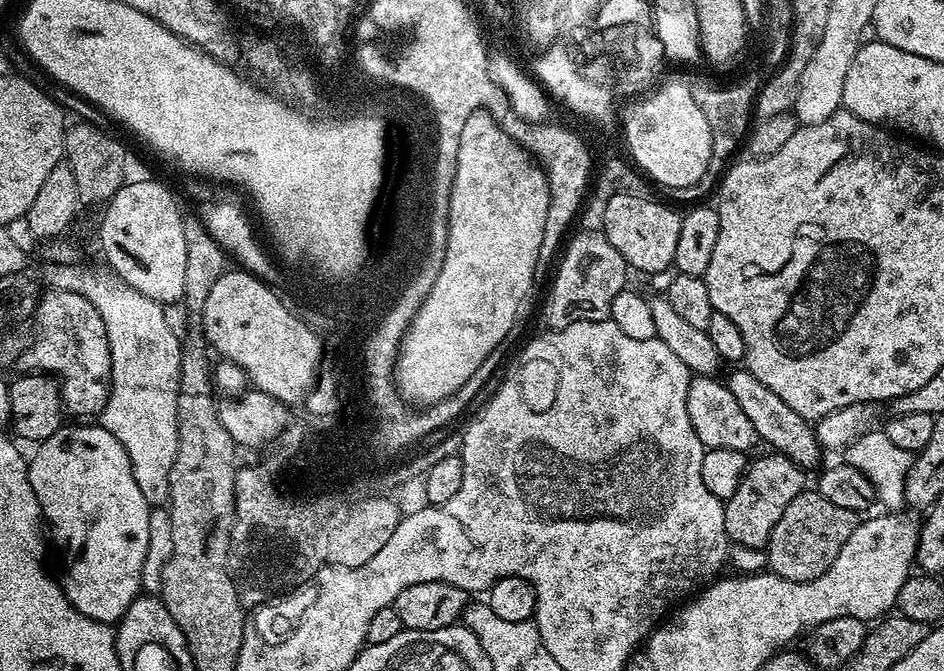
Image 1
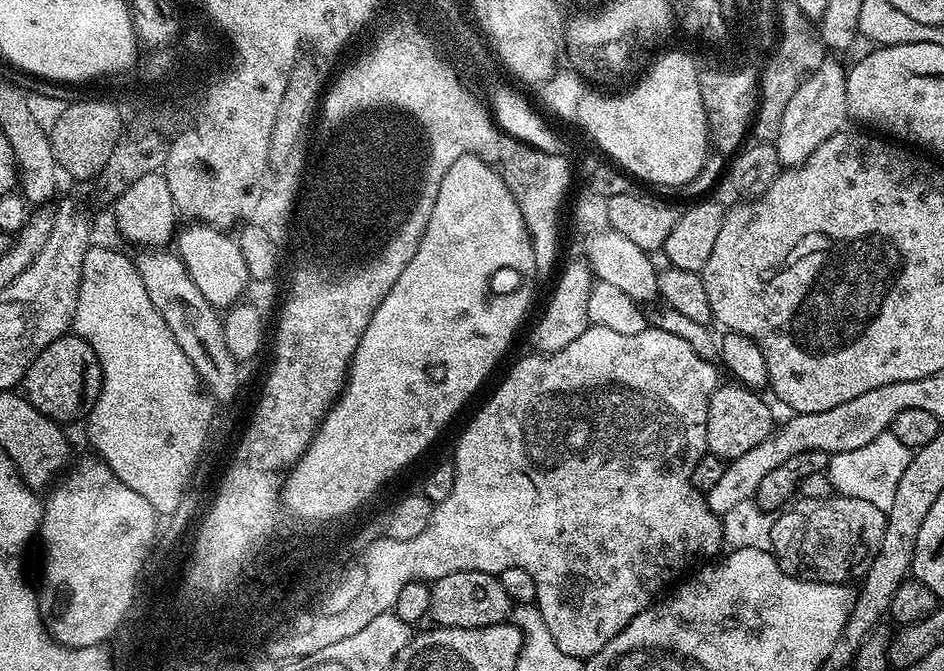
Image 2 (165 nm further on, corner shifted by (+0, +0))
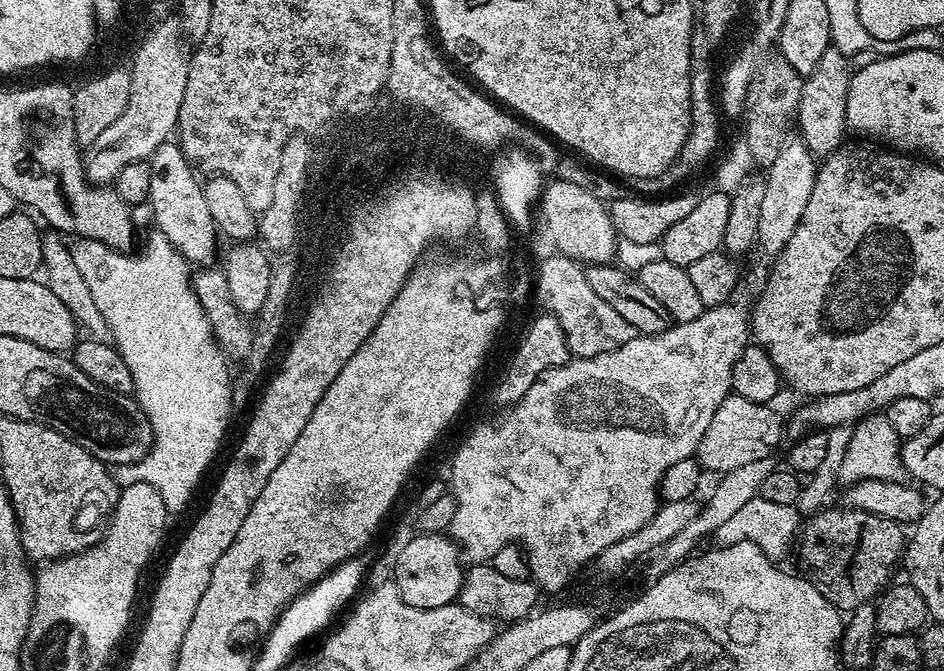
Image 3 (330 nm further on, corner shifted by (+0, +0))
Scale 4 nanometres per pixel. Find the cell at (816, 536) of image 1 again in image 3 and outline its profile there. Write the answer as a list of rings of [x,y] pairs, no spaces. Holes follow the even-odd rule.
[[[847,506],[825,507],[811,517],[799,533],[803,571],[837,610],[851,614],[858,606],[873,601],[889,583],[888,575],[895,564],[901,563],[906,547],[903,530],[899,523],[878,514]]]

